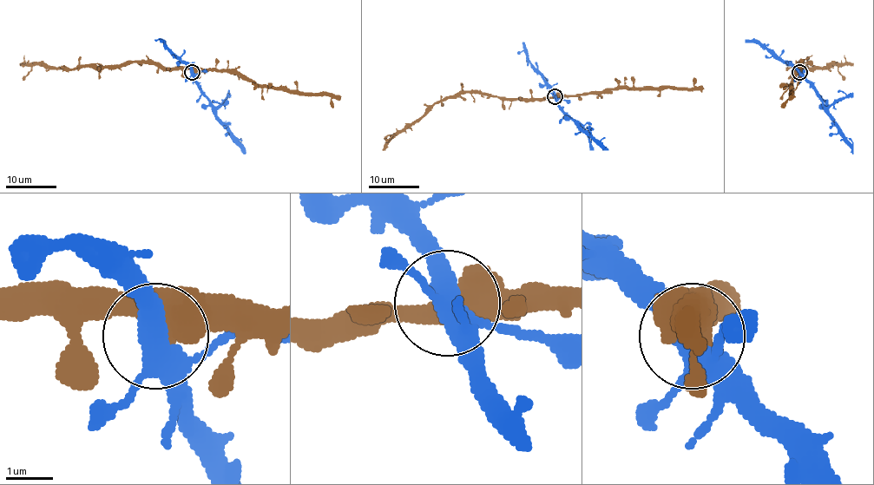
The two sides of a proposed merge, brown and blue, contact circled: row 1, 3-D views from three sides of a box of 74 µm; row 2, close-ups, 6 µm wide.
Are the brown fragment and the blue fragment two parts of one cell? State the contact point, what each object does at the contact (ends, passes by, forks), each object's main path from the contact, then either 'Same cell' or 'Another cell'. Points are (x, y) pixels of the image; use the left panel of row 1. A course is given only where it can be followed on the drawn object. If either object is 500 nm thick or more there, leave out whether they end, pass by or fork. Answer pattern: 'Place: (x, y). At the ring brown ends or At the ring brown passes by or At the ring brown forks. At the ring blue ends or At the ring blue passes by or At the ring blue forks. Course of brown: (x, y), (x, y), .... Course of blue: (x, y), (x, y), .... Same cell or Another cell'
Place: (192, 72). Course of brown: (192, 72), (135, 62), (65, 68), (19, 63). Course of blue: (192, 72), (194, 82), (202, 89), (213, 114), (245, 154). Another cell

